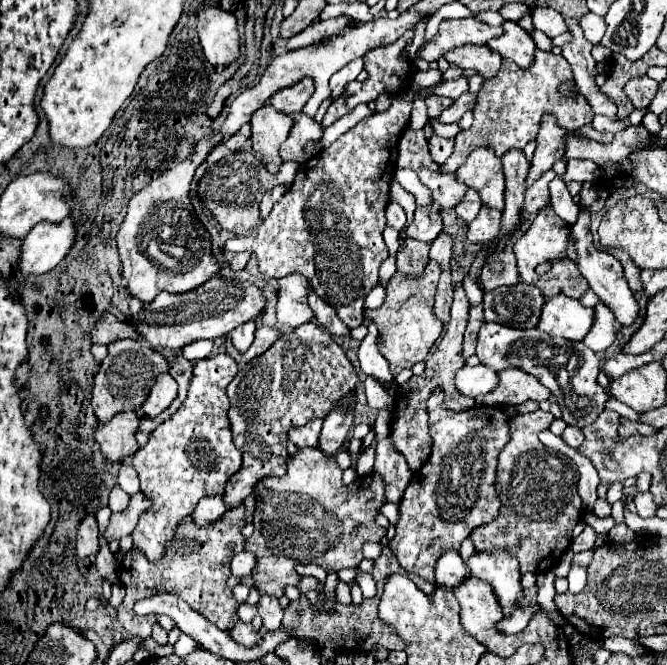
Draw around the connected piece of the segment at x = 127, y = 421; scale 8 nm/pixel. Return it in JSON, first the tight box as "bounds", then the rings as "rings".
{"bounds":[94,411,138,463],"rings":[[[122,411],[114,415],[108,423],[98,423],[94,431],[94,439],[100,445],[102,455],[118,463],[122,457],[132,455],[138,451],[138,443],[134,439],[134,433],[138,429],[138,417],[134,411]]]}

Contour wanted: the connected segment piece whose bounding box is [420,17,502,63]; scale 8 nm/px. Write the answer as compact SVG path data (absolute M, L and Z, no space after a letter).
M444 19L440 23L438 33L420 49L420 59L424 61L438 61L444 53L450 49L472 43L472 45L484 45L492 37L498 37L502 33L502 27L490 27L486 23L480 23L476 19Z

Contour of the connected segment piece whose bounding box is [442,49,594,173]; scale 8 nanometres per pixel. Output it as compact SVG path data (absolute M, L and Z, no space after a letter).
M536 49L534 63L526 69L520 69L514 61L504 59L498 75L482 85L476 101L484 103L476 105L472 127L456 137L456 147L450 159L442 165L442 171L454 173L478 147L492 147L498 157L502 157L508 149L524 149L528 141L536 139L544 115L554 115L558 119L558 125L566 127L569 131L576 131L588 125L594 117L594 111L586 103L586 97L582 93L574 93L574 97L566 97L564 93L560 93L560 85L572 79L574 77L566 59L562 55L558 57L542 49Z

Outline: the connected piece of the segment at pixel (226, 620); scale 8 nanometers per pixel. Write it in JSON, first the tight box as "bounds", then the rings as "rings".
{"bounds":[116,507,246,637],"rings":[[[236,507],[232,511],[226,511],[220,521],[214,521],[206,527],[194,527],[192,519],[186,517],[178,529],[174,539],[168,543],[164,557],[158,563],[150,563],[140,551],[128,551],[126,559],[120,565],[120,581],[126,587],[126,597],[122,605],[116,609],[118,619],[124,625],[124,629],[138,637],[149,637],[152,627],[157,623],[157,616],[136,617],[132,611],[132,605],[138,599],[152,597],[154,593],[174,593],[180,599],[184,599],[192,609],[202,613],[210,623],[214,623],[218,629],[226,631],[238,615],[238,603],[232,595],[232,591],[226,587],[226,579],[230,577],[230,559],[234,553],[244,549],[246,539],[240,535],[240,529],[246,525],[244,519],[244,507]]]}

